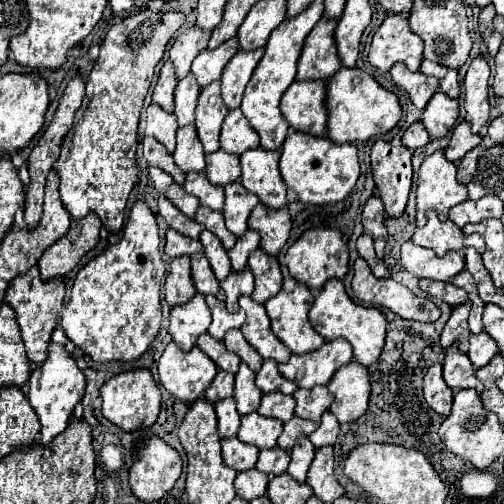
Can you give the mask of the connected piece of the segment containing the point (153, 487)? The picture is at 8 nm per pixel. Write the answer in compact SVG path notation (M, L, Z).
M153 437L139 447L139 457L129 469L131 491L145 503L159 501L175 487L181 469L179 453L159 437Z

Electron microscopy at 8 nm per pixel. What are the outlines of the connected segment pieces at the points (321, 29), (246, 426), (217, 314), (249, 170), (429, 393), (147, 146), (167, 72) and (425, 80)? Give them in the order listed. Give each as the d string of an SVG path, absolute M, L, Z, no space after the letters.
M319 19L305 39L303 53L299 57L297 79L329 79L339 67L341 59L335 47L335 27L339 19Z
M249 413L241 417L241 427L239 427L239 441L251 443L259 449L263 447L275 447L277 437L283 431L283 423L277 419L265 419L259 413Z
M207 295L207 307L209 307L211 317L213 317L207 333L209 333L211 337L219 339L219 341L223 339L223 335L225 335L229 329L241 327L243 321L245 321L245 313L243 313L243 311L229 313L229 311L225 309L225 303L219 301L219 299L213 297L213 295Z
M263 147L249 149L241 155L241 183L255 193L259 201L271 209L287 205L287 187L279 173L279 151L265 151Z
M433 365L427 375L425 375L425 381L423 381L423 397L427 401L427 405L437 413L437 415L443 415L447 417L449 411L451 411L451 403L453 403L453 393L451 389L447 387L447 383L443 381L443 375L441 375L441 365Z
M145 137L143 139L143 155L145 155L145 159L147 159L149 165L167 171L175 179L175 183L183 185L185 173L175 165L173 155L157 139L153 139L153 137Z
M165 61L161 73L159 73L159 79L157 79L157 85L155 85L155 91L153 91L153 103L161 105L165 111L173 111L175 103L173 103L173 91L177 87L177 77L175 77L175 67L171 61Z
M395 63L389 73L391 73L393 81L409 93L409 99L419 109L423 109L427 105L427 101L439 89L439 81L435 77L427 77L423 73L413 73L403 63Z

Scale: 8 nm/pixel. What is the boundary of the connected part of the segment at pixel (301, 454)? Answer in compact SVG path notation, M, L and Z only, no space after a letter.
M303 435L301 439L297 439L297 443L291 449L291 463L289 463L287 473L293 479L297 479L297 481L303 483L307 479L307 471L309 471L309 465L313 461L313 455L315 455L313 443L309 441L309 437Z

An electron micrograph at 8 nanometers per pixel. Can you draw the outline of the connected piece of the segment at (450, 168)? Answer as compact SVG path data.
M435 151L431 157L427 157L419 169L419 177L417 177L417 227L427 223L425 211L433 209L439 213L439 219L449 219L449 209L467 201L467 191L461 183L457 183L455 179L457 167L455 163L445 159L443 151Z

